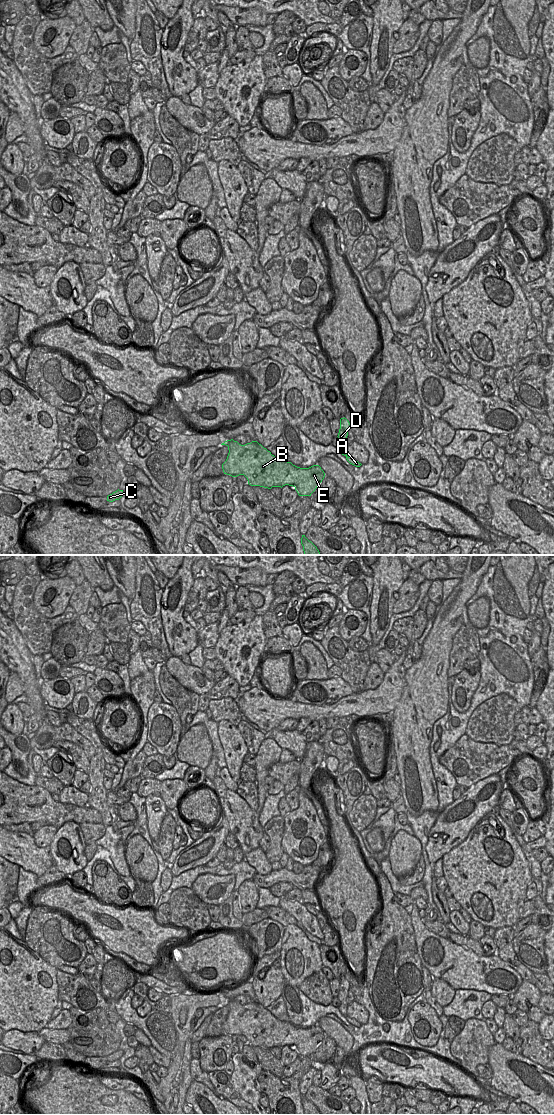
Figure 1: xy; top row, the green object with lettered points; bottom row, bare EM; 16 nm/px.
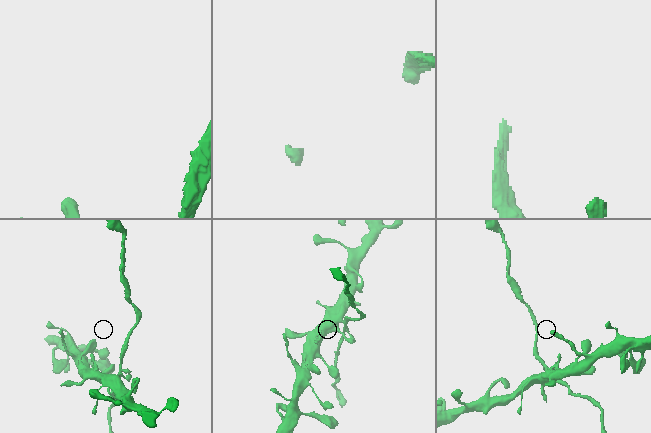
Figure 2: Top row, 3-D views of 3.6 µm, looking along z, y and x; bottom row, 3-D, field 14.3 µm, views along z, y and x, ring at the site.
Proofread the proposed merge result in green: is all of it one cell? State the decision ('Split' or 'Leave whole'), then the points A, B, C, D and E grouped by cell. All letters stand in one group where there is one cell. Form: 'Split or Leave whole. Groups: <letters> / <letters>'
Leave whole. Groups: A B C D E.

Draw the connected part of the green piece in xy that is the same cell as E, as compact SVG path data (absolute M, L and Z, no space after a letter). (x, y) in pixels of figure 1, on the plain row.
M231 999L221 1005L226 1005L229 1010L227 1019L222 1024L224 1034L232 1037L244 1035L248 1040L248 1044L251 1046L271 1049L272 1047L282 1048L285 1045L289 1045L295 1048L299 1056L311 1056L325 1037L325 1033L319 1025L313 1025L309 1028L300 1028L291 1022L280 1021L257 1001L241 1005Z

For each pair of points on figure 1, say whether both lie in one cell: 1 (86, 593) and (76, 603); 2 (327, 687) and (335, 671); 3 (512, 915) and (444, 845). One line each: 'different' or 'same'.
1: same
2: different
3: different

